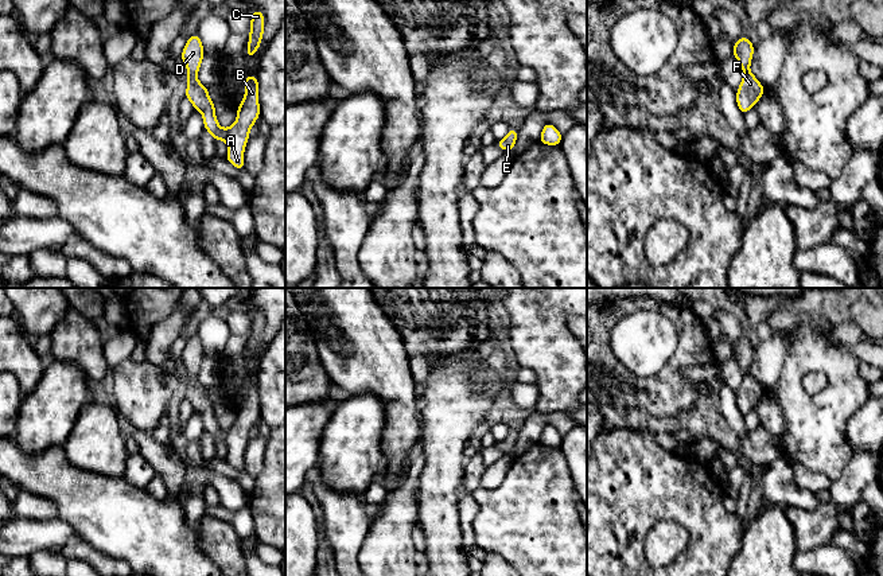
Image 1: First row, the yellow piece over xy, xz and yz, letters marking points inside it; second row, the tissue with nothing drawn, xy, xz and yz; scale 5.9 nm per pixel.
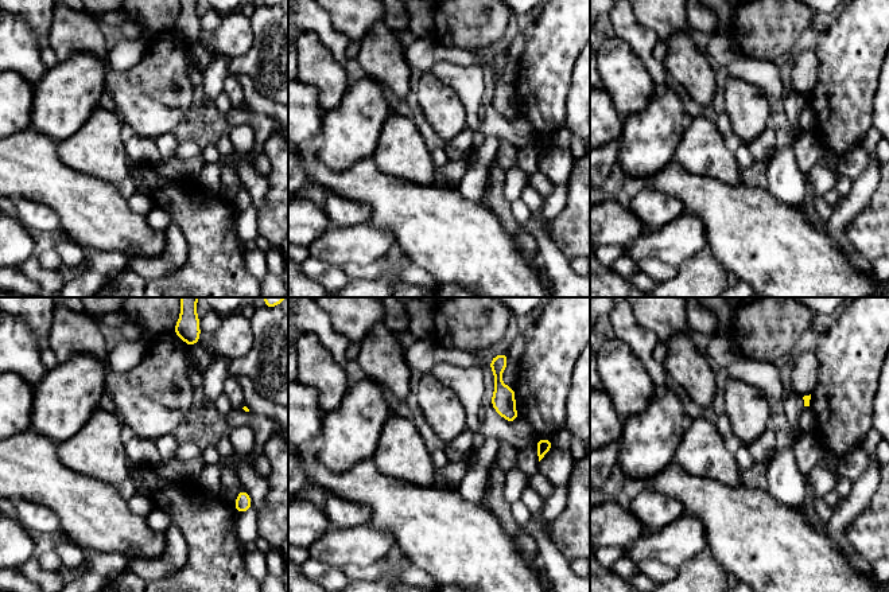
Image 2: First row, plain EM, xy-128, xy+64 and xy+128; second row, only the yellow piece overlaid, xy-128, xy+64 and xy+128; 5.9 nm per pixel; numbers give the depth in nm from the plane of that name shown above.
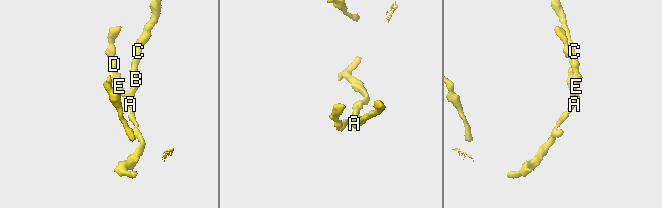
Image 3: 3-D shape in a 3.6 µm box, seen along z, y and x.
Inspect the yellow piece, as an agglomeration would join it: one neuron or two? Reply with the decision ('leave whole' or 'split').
leave whole

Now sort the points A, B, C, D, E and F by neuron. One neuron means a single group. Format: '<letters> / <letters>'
A B C D E F

